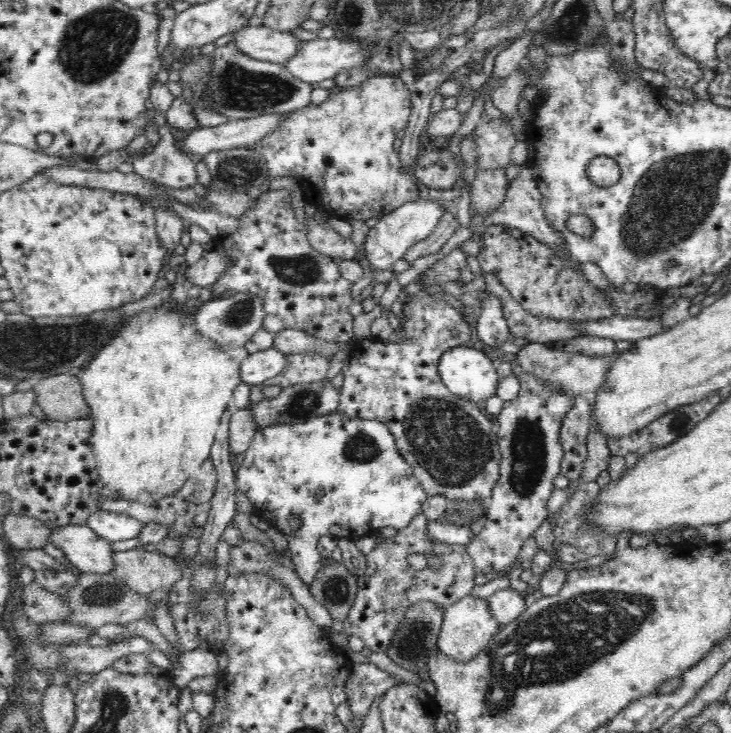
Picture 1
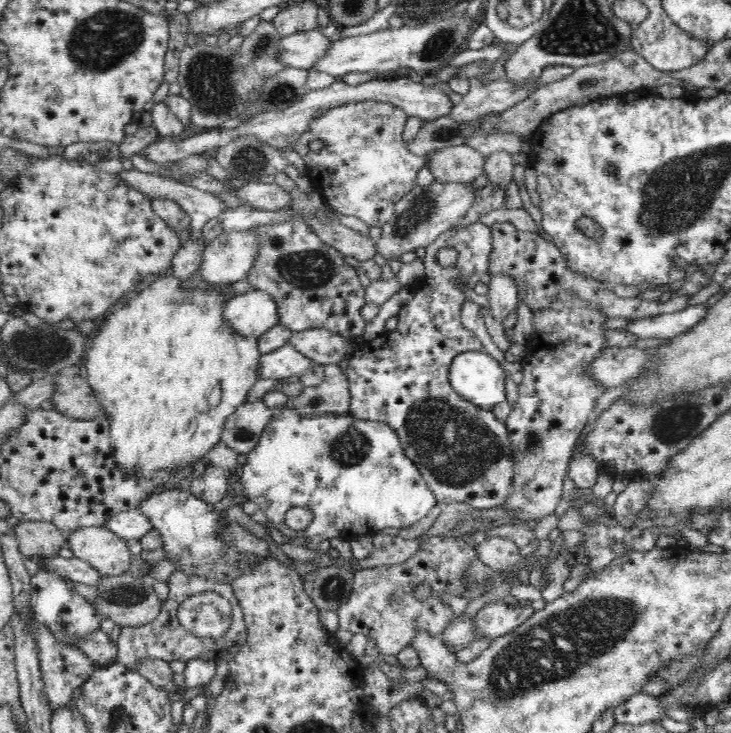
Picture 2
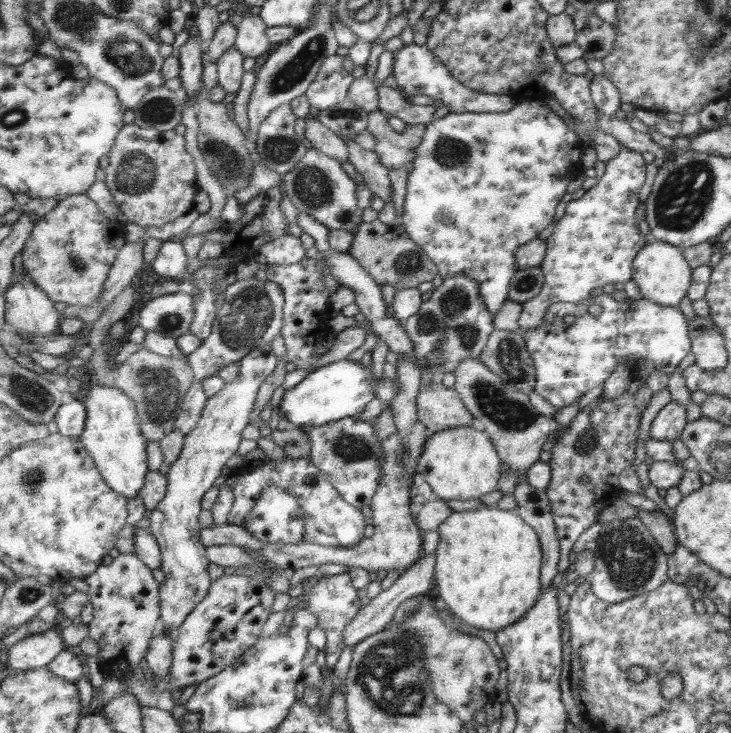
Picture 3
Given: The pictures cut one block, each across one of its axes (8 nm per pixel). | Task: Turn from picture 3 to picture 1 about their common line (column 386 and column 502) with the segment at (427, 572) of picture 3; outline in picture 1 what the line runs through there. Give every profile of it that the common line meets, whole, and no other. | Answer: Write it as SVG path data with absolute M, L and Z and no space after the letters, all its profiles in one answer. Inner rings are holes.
M500 590L496 592L490 600L488 600L488 608L490 608L490 616L494 618L496 626L500 628L500 632L508 626L514 624L520 616L524 616L524 612L528 610L526 606L526 598L522 598L518 592L514 590Z

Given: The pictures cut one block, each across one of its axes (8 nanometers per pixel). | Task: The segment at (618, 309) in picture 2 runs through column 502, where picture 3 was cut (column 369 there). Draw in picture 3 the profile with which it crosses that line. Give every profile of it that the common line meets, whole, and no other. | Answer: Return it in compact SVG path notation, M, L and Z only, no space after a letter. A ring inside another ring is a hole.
M381 220L363 222L349 254L363 264L363 268L375 278L379 286L393 284L397 290L415 288L423 282L431 282L441 272L439 266L431 260L431 256L427 256L427 252L407 236L403 224L387 226Z

